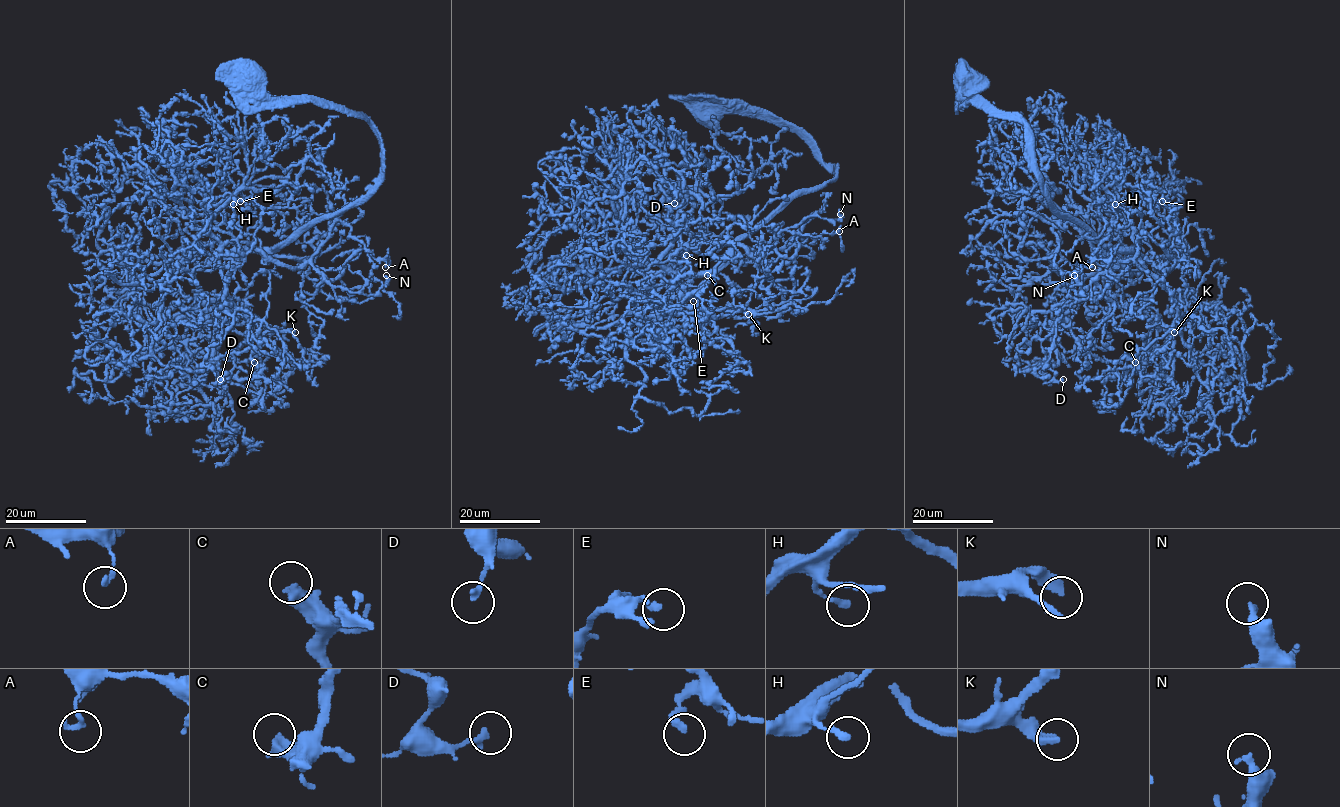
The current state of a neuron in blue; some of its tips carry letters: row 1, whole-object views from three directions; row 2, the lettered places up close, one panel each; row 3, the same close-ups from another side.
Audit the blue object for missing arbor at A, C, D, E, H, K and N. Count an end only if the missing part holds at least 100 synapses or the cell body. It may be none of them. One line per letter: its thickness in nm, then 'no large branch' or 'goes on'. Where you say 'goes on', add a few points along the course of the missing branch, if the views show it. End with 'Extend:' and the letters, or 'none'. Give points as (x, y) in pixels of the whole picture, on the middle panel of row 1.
A: calibre 200 nm; no large branch
C: calibre 480 nm; no large branch
D: calibre 200 nm; no large branch
E: calibre 240 nm; no large branch
H: calibre 220 nm; no large branch
K: calibre 360 nm; goes on; course (748, 314), (774, 308), (784, 298), (814, 288), (827, 278), (831, 268), (809, 274), (804, 279)
N: calibre 340 nm; no large branch
Extend: K

